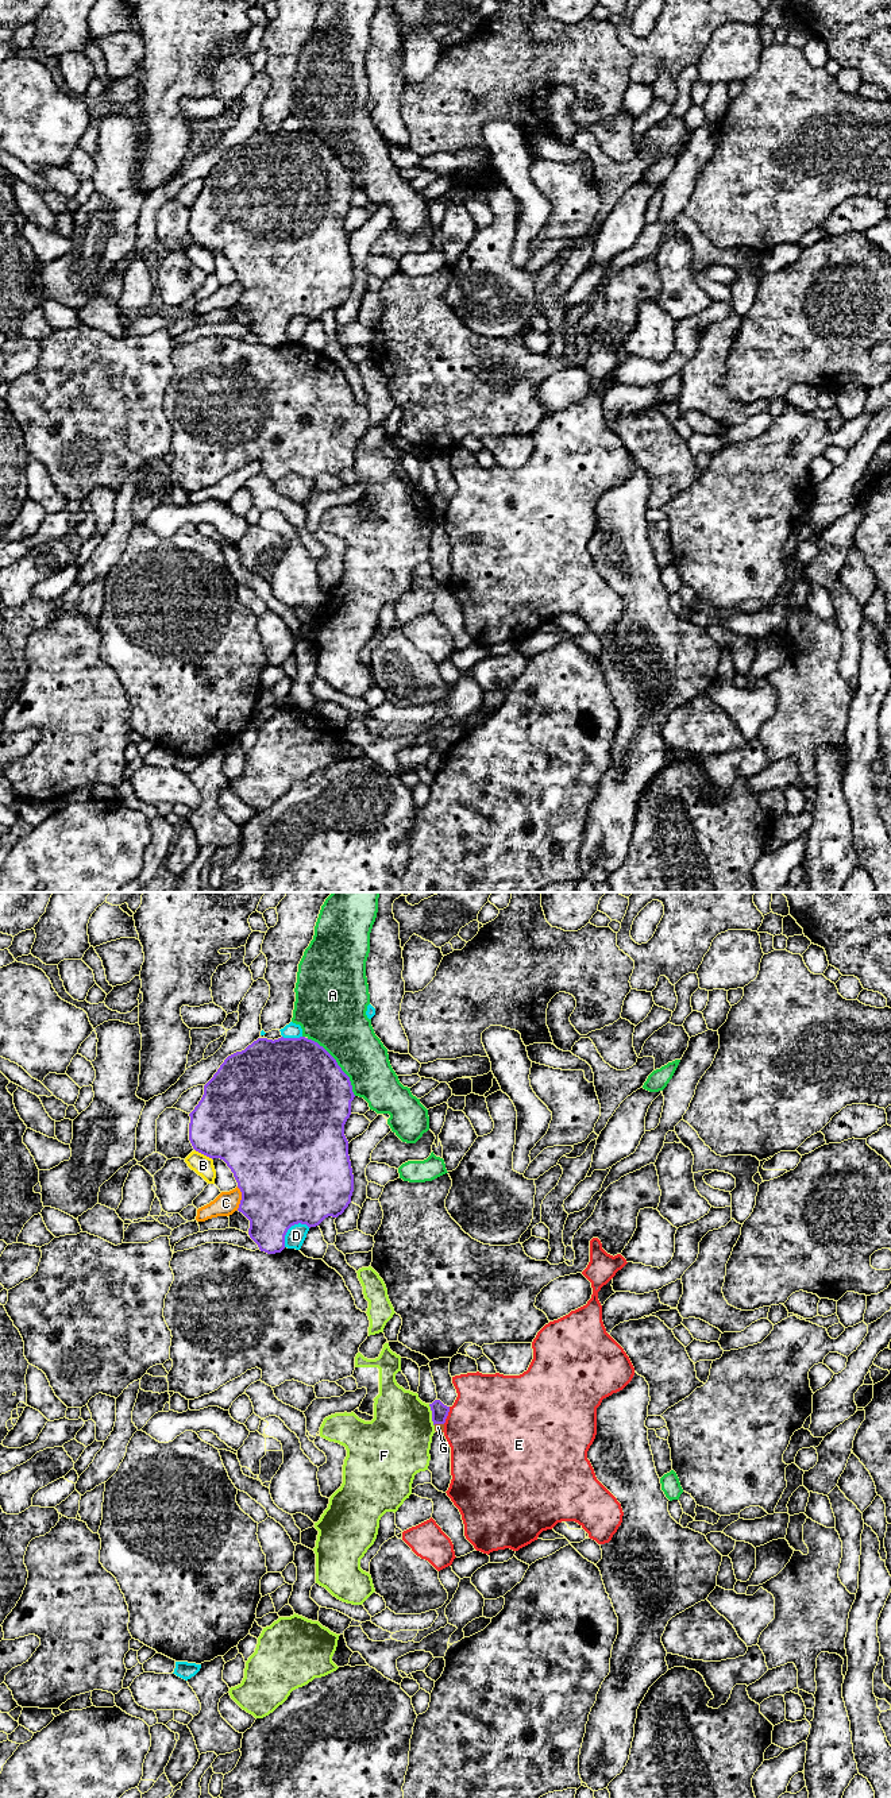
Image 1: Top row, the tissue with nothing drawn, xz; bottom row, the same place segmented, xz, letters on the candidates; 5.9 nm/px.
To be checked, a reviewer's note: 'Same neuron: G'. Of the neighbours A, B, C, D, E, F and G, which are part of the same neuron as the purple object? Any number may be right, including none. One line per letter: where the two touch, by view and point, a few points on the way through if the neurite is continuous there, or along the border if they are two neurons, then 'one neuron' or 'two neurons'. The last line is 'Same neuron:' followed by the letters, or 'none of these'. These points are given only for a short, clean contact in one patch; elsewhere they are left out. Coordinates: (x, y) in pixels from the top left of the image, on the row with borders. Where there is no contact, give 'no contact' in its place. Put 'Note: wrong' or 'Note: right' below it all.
A: xz (336, 1064) | two neurons
B: xz (204, 1154) | two neurons
C: xz (242, 1199) | two neurons
D: xz (290, 1226) | two neurons
E: xz (447, 1415) | two neurons
F: xz (432, 1415) | two neurons
G: xz (438, 1423) | along xz (443, 1423), (434, 1424) | two neurons
Same neuron: none of these
Note: wrong

